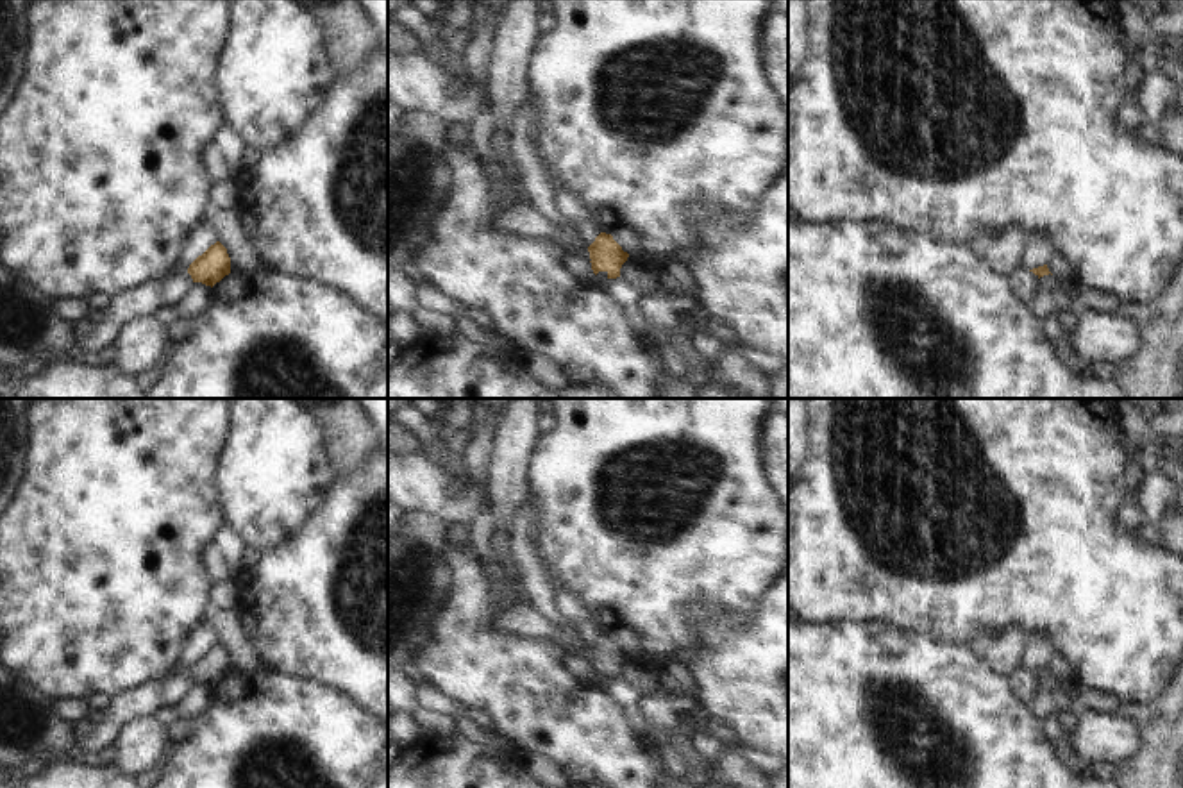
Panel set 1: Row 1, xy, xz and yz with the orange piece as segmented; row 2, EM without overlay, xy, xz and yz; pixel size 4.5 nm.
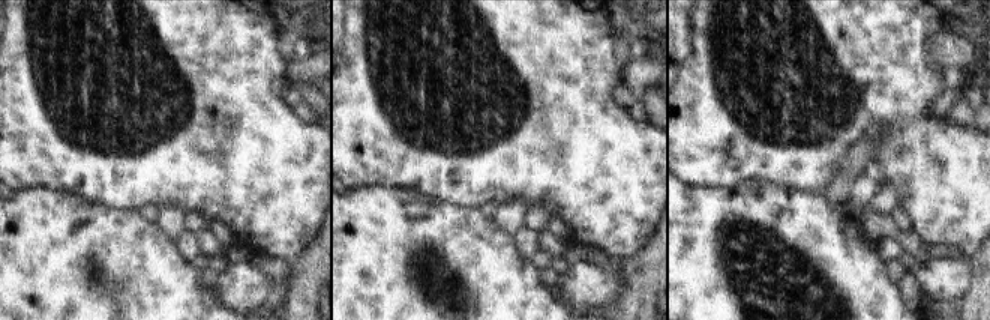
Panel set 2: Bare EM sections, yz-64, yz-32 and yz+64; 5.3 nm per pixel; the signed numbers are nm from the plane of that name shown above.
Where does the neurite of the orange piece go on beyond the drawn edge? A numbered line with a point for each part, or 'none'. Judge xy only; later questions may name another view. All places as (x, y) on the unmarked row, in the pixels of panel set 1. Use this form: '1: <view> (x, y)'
1: xy (199, 697)

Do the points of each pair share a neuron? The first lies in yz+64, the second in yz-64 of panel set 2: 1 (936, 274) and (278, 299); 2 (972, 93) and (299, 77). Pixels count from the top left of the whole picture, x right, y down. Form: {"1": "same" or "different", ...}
{"1": "different", "2": "same"}

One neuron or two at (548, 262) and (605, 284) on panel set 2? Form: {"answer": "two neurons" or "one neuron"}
{"answer": "two neurons"}

